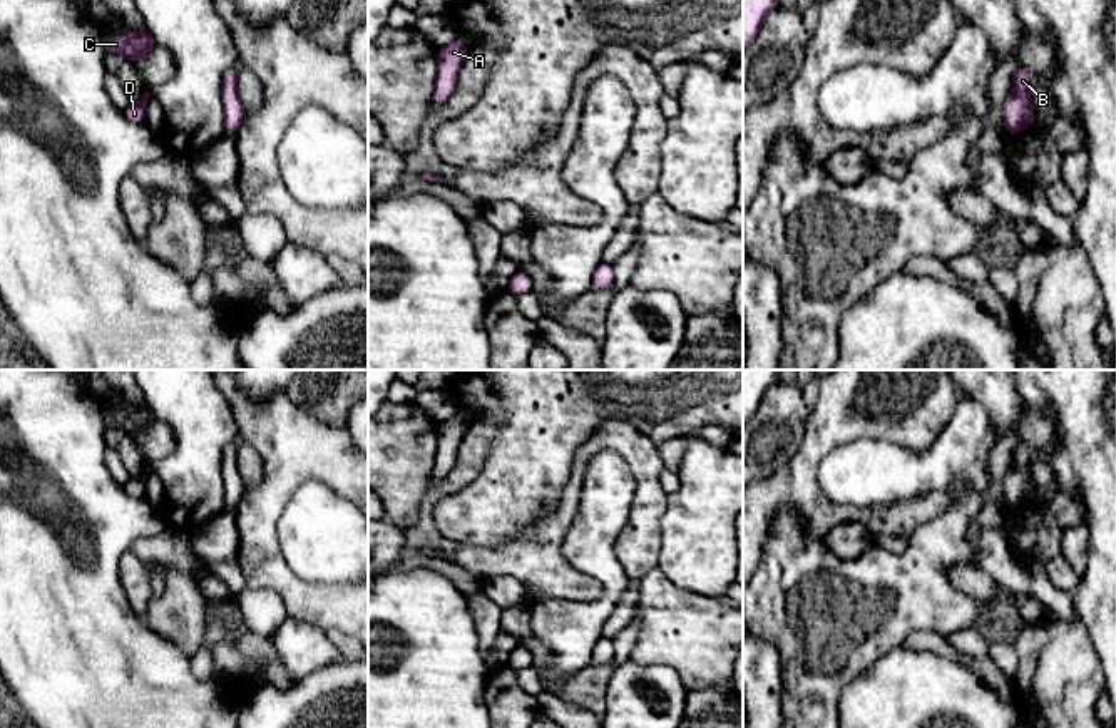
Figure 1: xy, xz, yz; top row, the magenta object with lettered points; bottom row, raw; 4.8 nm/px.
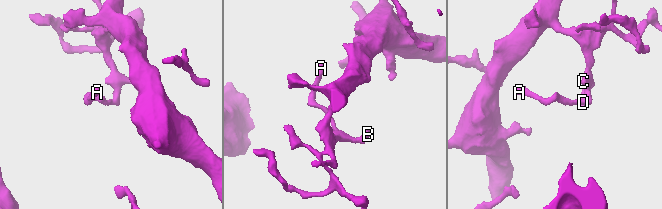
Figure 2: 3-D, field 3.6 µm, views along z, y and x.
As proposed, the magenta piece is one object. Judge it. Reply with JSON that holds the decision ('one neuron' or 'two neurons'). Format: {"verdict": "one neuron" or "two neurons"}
{"verdict": "one neuron"}

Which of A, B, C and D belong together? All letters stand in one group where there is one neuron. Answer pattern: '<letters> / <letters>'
A B C D

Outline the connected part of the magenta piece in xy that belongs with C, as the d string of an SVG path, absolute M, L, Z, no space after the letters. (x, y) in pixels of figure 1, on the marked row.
M144 23L137 33L109 37L104 40L104 45L107 52L117 52L132 64L144 59L154 47L157 47Z

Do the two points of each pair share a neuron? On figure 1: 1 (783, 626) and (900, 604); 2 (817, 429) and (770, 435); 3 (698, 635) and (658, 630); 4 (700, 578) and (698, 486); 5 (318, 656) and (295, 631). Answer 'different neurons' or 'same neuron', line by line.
1: same neuron
2: different neurons
3: same neuron
4: same neuron
5: same neuron

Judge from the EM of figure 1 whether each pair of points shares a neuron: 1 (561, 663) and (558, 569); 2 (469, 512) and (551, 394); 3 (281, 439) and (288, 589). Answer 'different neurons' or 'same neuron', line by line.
1: different neurons
2: same neuron
3: same neuron

